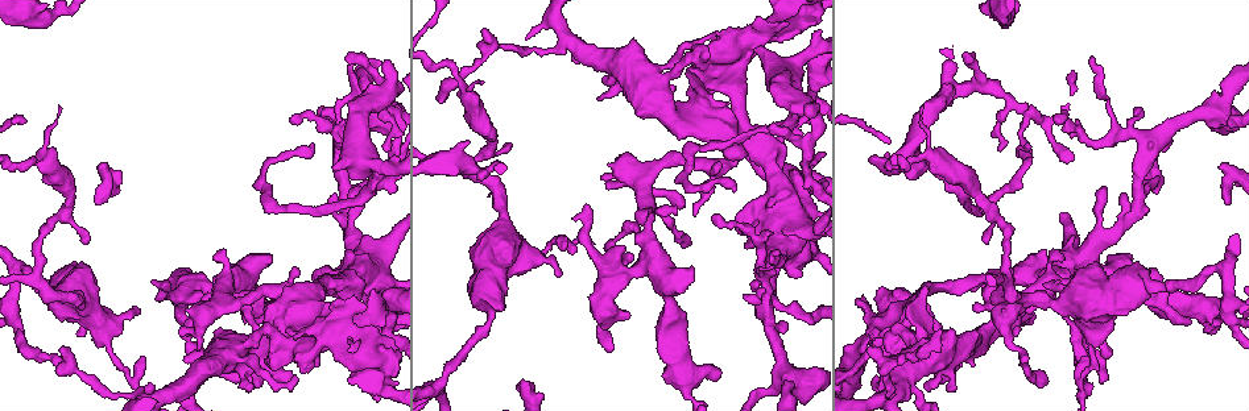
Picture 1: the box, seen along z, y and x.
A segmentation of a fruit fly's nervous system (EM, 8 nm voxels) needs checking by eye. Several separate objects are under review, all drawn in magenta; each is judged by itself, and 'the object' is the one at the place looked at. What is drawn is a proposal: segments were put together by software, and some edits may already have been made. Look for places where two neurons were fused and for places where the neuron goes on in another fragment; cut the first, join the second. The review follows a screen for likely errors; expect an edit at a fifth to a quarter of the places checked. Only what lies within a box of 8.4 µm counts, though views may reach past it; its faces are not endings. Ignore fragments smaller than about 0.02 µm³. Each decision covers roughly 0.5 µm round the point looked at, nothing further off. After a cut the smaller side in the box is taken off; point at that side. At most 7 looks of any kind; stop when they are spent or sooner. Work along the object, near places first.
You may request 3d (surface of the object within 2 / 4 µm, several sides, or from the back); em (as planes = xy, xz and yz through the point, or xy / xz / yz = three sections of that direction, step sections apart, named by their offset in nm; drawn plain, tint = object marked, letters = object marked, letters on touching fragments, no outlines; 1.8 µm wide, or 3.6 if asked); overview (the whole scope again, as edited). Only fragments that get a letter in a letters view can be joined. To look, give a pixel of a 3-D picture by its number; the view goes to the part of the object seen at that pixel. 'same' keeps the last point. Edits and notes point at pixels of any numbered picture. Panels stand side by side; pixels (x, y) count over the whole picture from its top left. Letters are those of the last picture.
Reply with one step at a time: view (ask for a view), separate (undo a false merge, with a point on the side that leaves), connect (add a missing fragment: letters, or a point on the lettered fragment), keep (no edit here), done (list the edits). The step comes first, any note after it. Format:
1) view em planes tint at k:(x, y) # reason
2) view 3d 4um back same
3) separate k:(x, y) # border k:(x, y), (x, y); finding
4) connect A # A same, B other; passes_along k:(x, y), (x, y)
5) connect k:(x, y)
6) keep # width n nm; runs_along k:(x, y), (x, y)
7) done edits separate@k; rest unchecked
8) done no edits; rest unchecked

view 3d 2um at 1:(263, 171) # abrupt turn

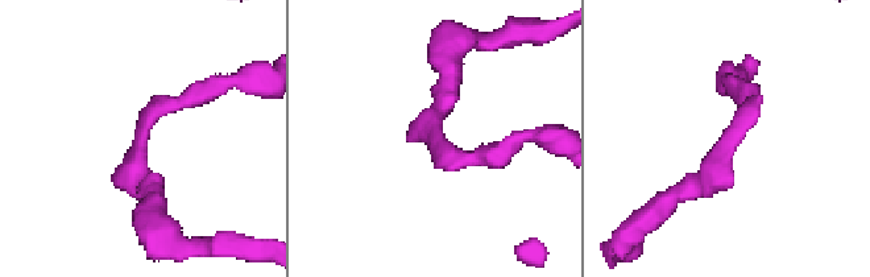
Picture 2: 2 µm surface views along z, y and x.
view em planes letters at 2:(743, 133)

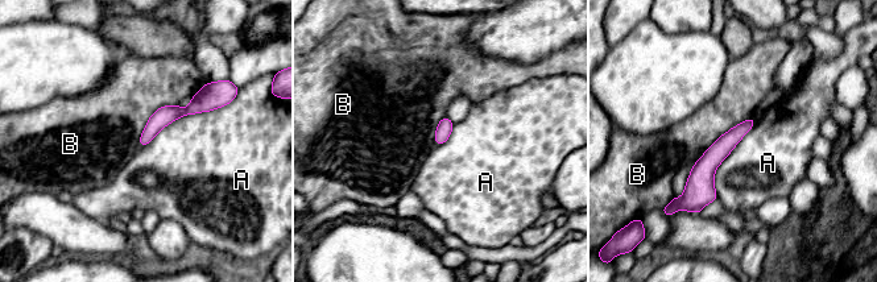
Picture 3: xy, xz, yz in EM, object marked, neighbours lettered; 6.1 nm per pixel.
keep # A other, B other; border 3:(228, 103), (182, 115), (139, 145); continuous, no second neuron

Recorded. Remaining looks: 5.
view em planes tint at 1:(468, 98) # calibre changes

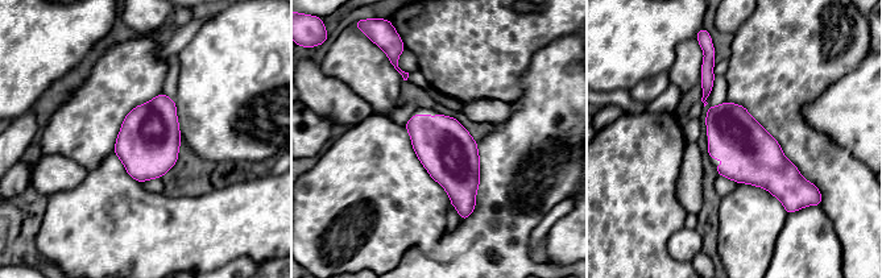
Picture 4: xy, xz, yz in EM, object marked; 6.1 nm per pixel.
view em planes letters same

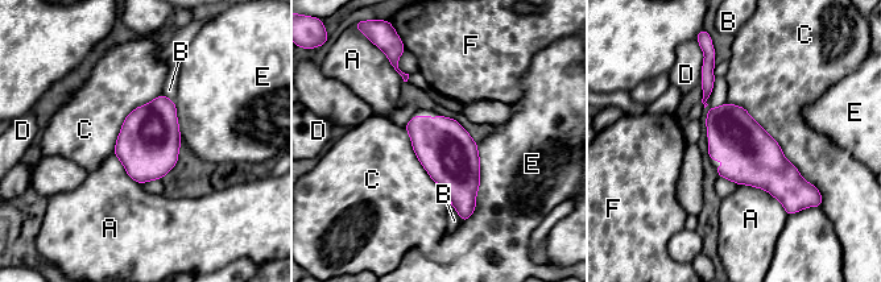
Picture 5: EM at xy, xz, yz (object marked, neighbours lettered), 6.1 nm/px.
keep # width 340 nm; A other, B other, C other, D other, E other, F other; border 5:(727, 102), (741, 106), (815, 187); one neuron here

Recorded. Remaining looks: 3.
view em xz step 8 letters at 1:(944, 380) # thick end

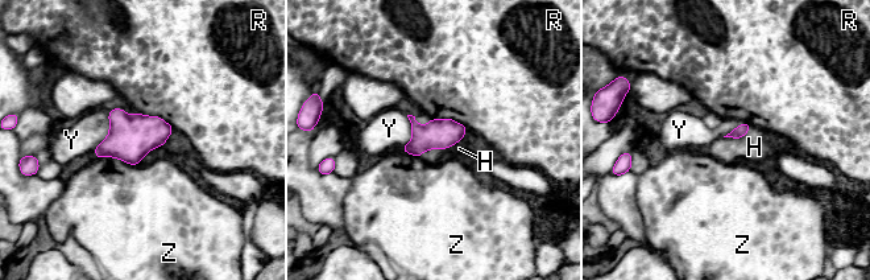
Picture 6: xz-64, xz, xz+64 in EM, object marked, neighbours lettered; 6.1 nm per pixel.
view em planes letters same # cut it another way

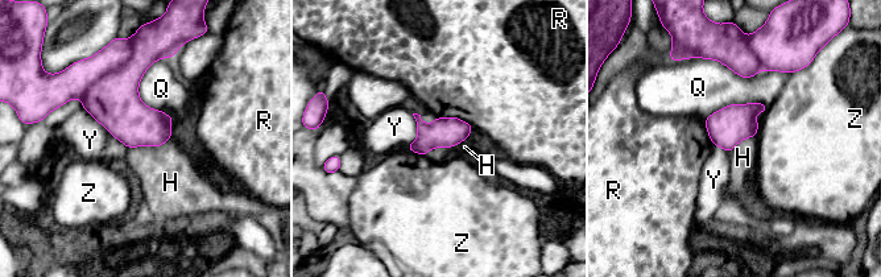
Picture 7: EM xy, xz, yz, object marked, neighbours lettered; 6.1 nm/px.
keep # H other, Q other, R other, Y other, Z other; border 7:(467, 136), (425, 154); no lettered fragment goes on from it

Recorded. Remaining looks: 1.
done no edits; rest unchecked

